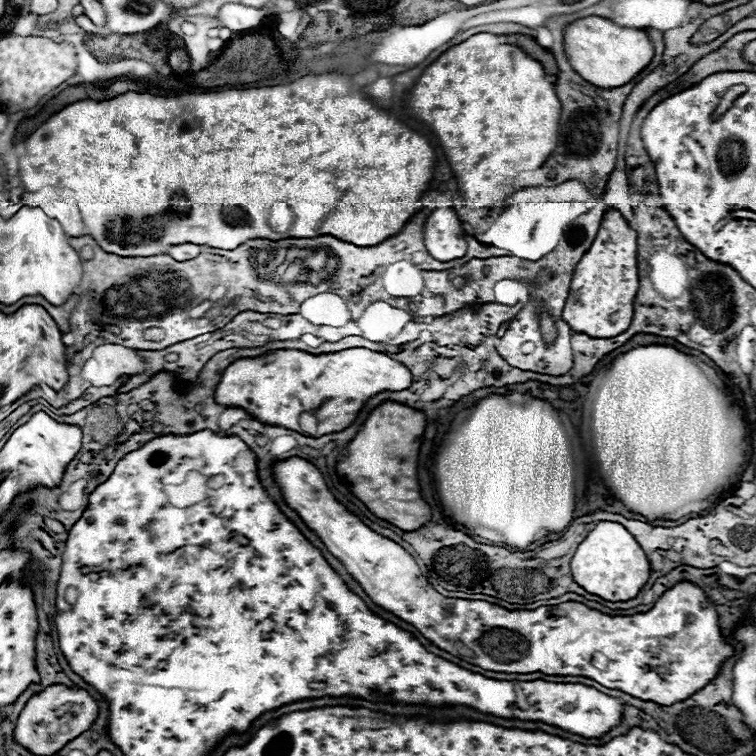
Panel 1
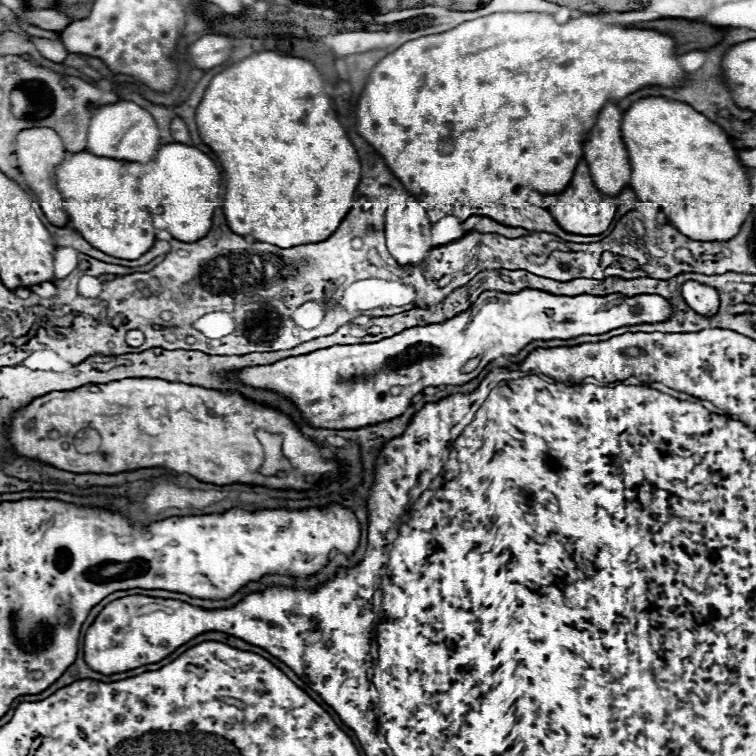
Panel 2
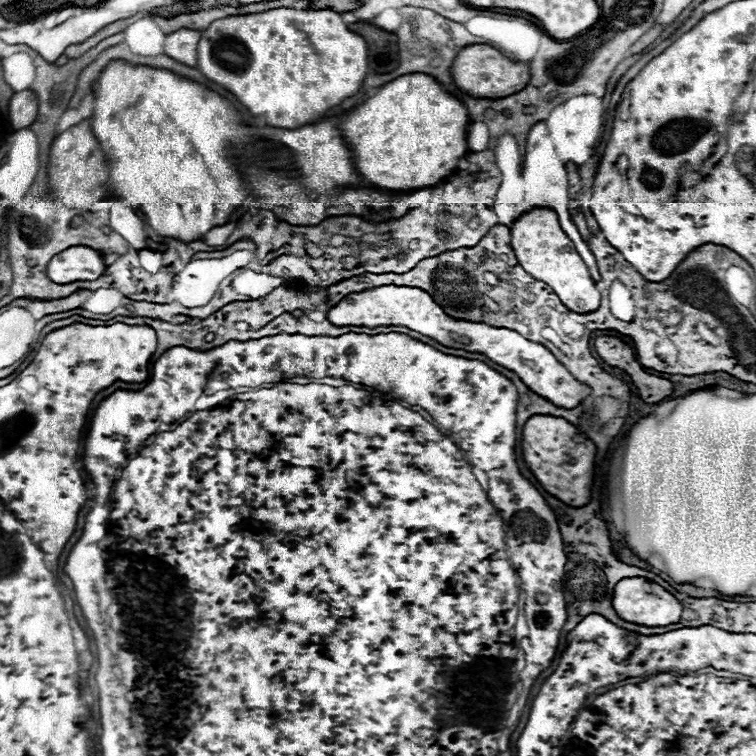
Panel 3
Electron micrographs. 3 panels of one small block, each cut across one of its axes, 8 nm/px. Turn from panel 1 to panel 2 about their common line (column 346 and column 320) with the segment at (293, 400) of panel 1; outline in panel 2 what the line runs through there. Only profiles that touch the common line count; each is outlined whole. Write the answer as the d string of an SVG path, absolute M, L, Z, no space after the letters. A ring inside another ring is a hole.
M530 288L516 294L486 290L468 310L452 320L408 328L370 344L332 346L290 356L270 366L250 366L234 376L242 384L284 394L312 426L354 430L402 416L404 408L412 404L412 396L424 392L428 386L462 386L474 380L488 362L500 356L516 356L532 340L568 340L582 334L604 334L620 326L666 322L672 314L672 304L660 294L560 296ZM482 350L486 354L478 368L462 372L462 366L480 356Z

